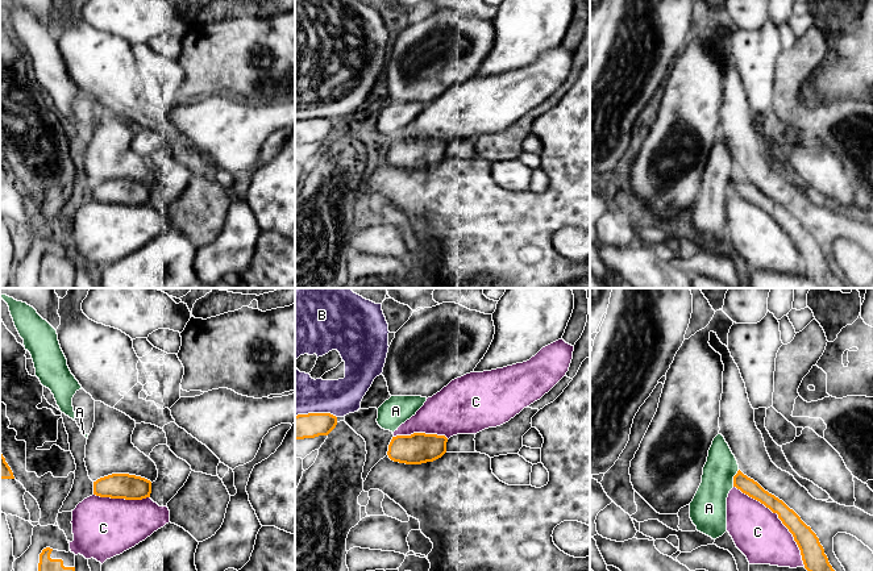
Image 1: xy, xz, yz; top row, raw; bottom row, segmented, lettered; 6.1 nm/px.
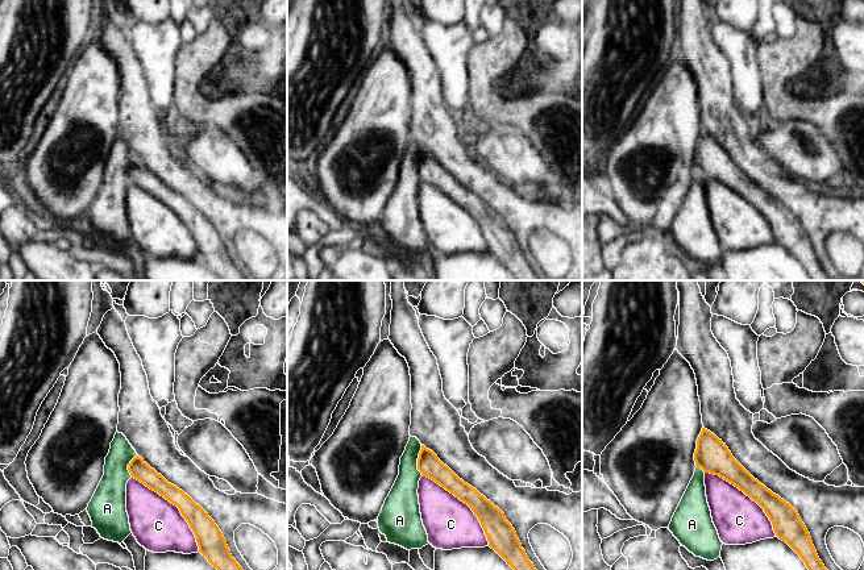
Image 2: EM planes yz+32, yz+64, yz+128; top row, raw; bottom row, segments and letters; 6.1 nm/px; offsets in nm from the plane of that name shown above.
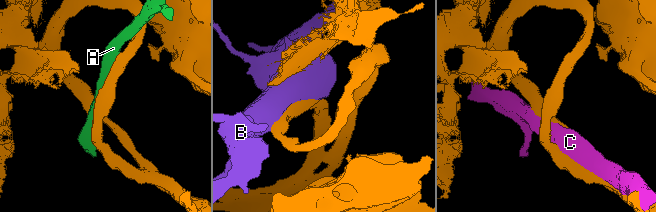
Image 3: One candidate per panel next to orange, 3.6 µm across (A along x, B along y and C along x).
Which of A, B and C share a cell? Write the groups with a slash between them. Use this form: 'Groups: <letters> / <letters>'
Groups: A / B / C

